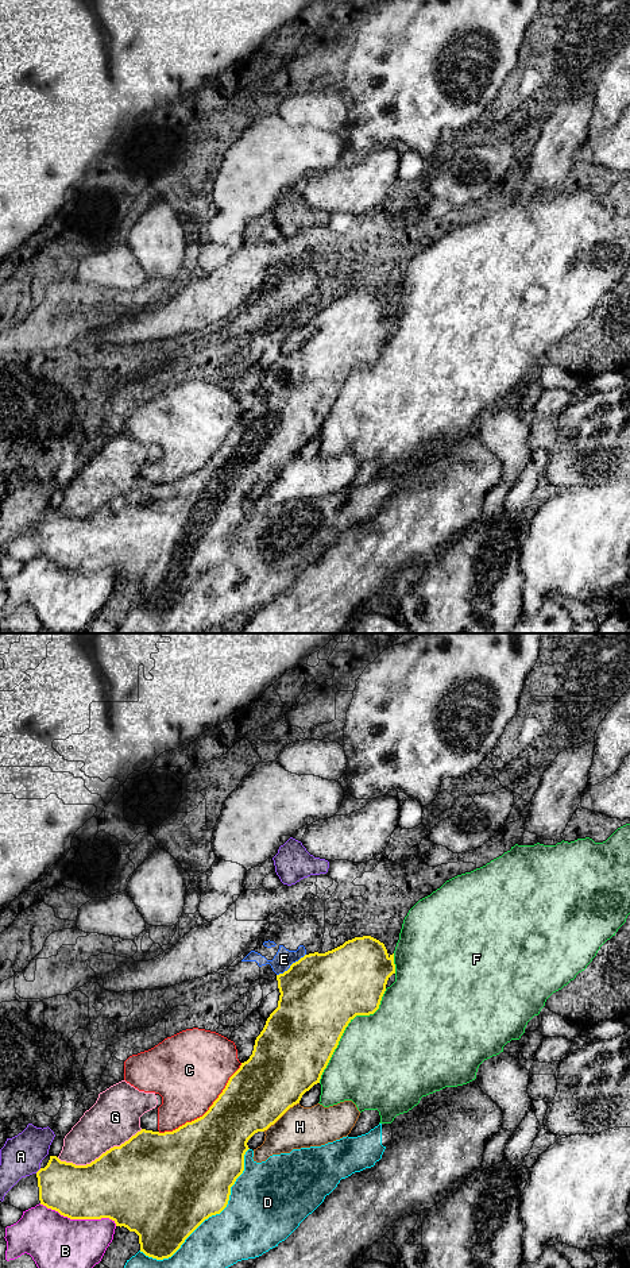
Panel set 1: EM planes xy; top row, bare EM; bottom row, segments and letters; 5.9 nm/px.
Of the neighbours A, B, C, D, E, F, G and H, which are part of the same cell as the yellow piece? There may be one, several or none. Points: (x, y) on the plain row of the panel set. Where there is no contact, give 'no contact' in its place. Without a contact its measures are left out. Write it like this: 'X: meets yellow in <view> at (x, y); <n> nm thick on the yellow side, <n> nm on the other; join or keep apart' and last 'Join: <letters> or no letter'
A: meets yellow in xy at (39, 521); 320 nm thick on the yellow side, 240 nm on the other; keep apart
B: meets yellow in xy at (78, 570); 360 nm thick on the yellow side, 380 nm on the other; keep apart
C: meets yellow in xy at (207, 463); 440 nm thick on the yellow side, 440 nm on the other; keep apart
D: meets yellow in xy at (211, 567); 500 nm thick on the yellow side, 360 nm on the other; keep apart
E: meets yellow in xy at (290, 318); 480 nm thick on the yellow side, 110 nm on the other; keep apart
F: meets yellow in xy at (344, 381); 460 nm thick on the yellow side, 480 nm on the other; keep apart
G: meets yellow in xy at (100, 508); 480 nm thick on the yellow side, 300 nm on the other; keep apart
H: meets yellow in xy at (281, 467); 400 nm thick on the yellow side, 240 nm on the other; keep apart
Join: no letter

